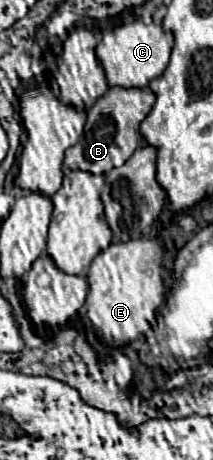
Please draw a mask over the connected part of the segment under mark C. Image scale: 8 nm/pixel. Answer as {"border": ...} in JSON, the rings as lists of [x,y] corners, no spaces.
{"border":[[[134,20],[130,24],[106,32],[102,42],[96,46],[96,56],[106,72],[106,80],[110,86],[144,88],[148,86],[150,80],[162,76],[170,60],[170,50],[172,50],[172,34],[164,32],[156,24],[146,26],[140,20]]]}

